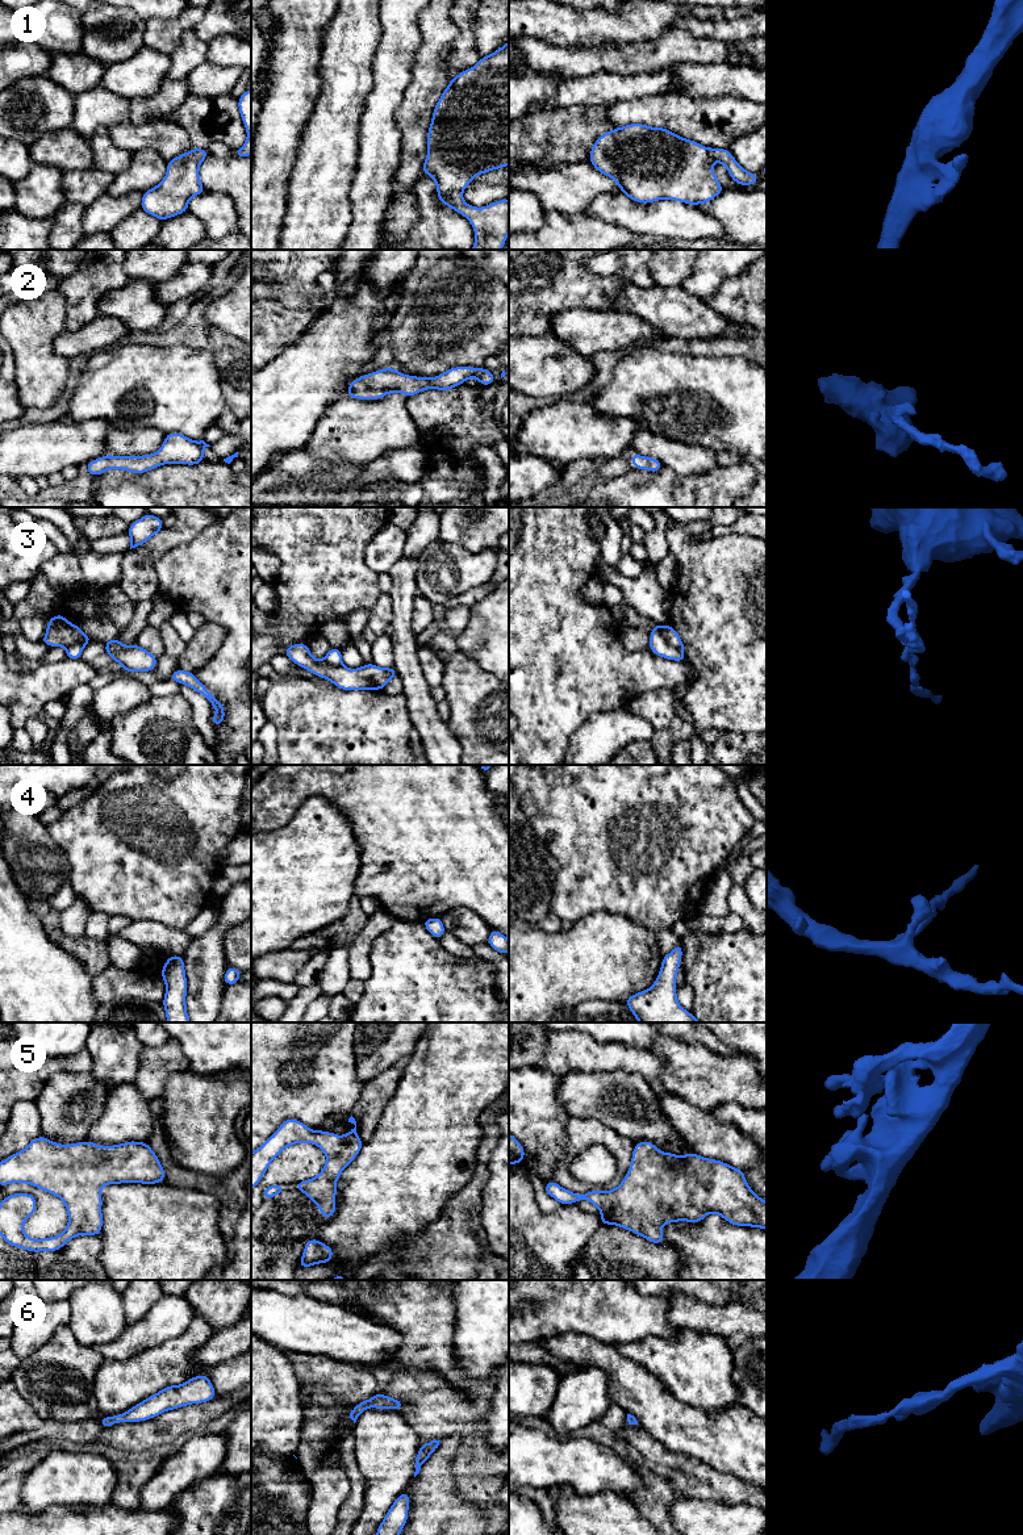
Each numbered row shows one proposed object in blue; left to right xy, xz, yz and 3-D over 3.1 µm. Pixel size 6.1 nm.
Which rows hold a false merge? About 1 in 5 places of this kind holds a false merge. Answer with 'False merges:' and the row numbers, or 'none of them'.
False merges: 3

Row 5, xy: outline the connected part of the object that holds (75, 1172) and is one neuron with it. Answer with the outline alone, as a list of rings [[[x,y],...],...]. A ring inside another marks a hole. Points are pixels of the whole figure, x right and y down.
[[[39,1135],[24,1150],[0,1160],[0,1187],[26,1183],[55,1195],[66,1205],[68,1226],[55,1237],[29,1238],[24,1233],[24,1222],[37,1210],[36,1197],[12,1193],[0,1201],[0,1235],[8,1245],[32,1252],[58,1251],[78,1235],[100,1237],[103,1185],[158,1184],[163,1183],[164,1175],[147,1142],[62,1145]]]

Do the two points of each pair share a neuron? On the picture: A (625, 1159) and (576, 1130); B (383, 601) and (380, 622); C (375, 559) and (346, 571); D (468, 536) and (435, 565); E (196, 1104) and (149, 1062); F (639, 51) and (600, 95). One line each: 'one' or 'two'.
A: one
B: one
C: two
D: two
E: two
F: two

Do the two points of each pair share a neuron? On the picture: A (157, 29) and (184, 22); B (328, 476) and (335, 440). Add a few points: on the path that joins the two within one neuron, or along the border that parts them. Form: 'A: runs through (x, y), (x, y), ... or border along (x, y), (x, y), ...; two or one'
A: runs through (163, 29), (178, 26); one
B: border along (304, 448), (313, 456), (332, 463), (360, 465); two

